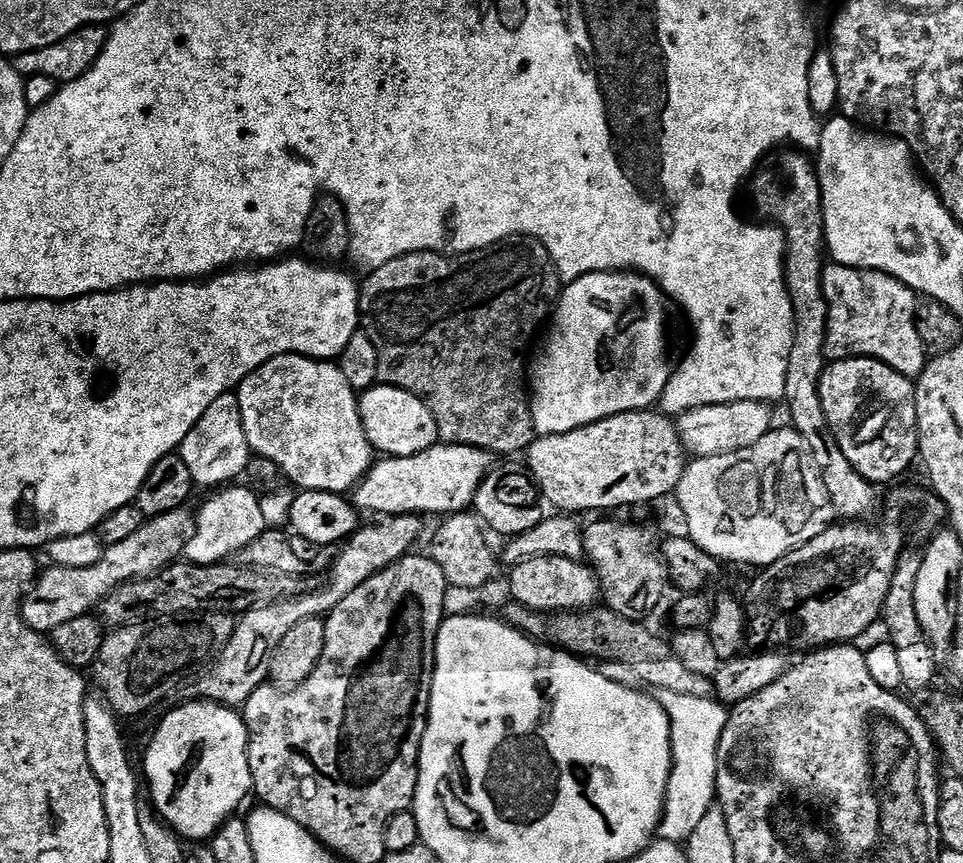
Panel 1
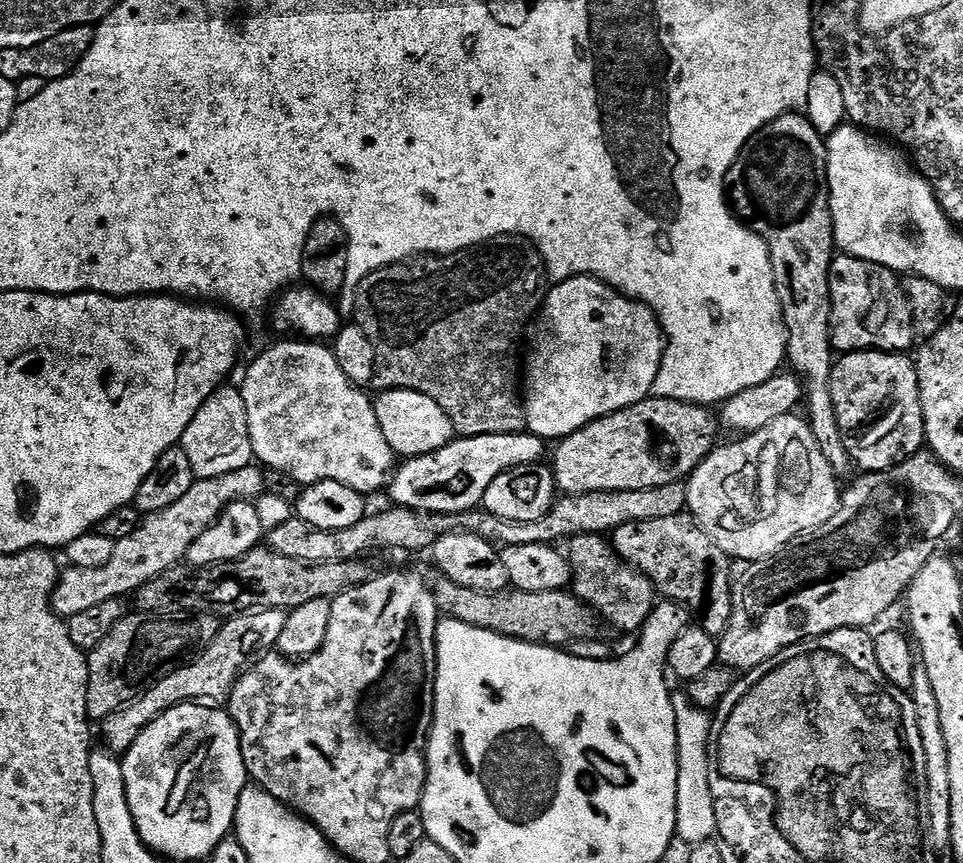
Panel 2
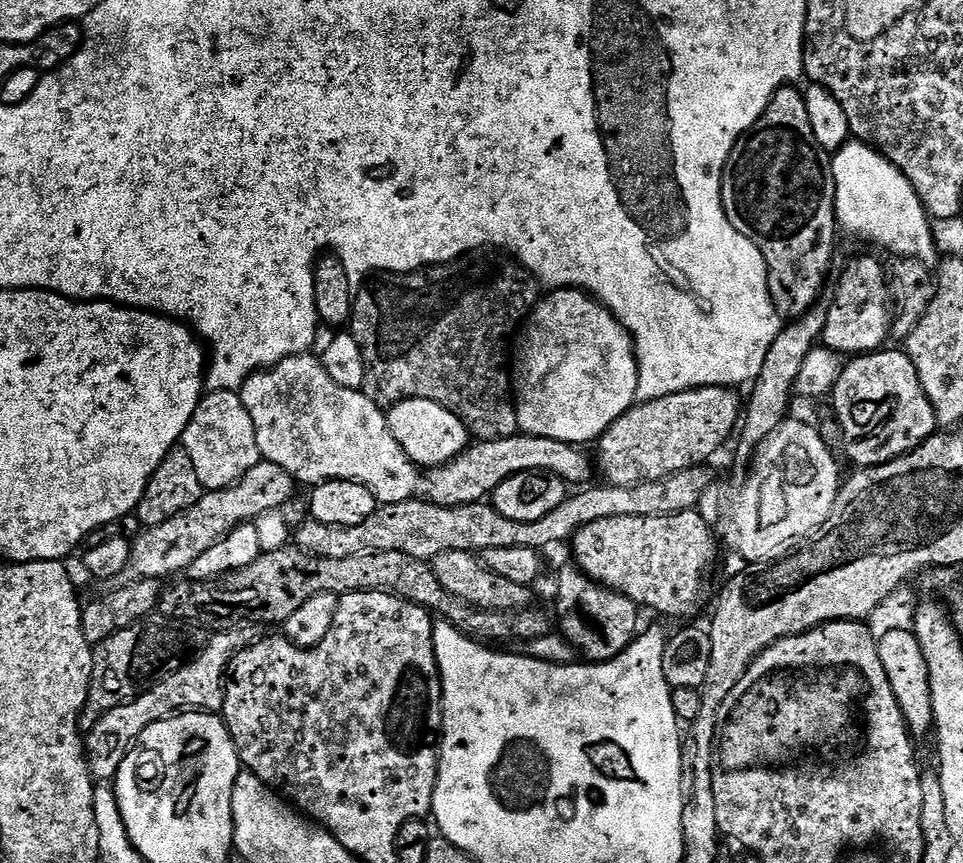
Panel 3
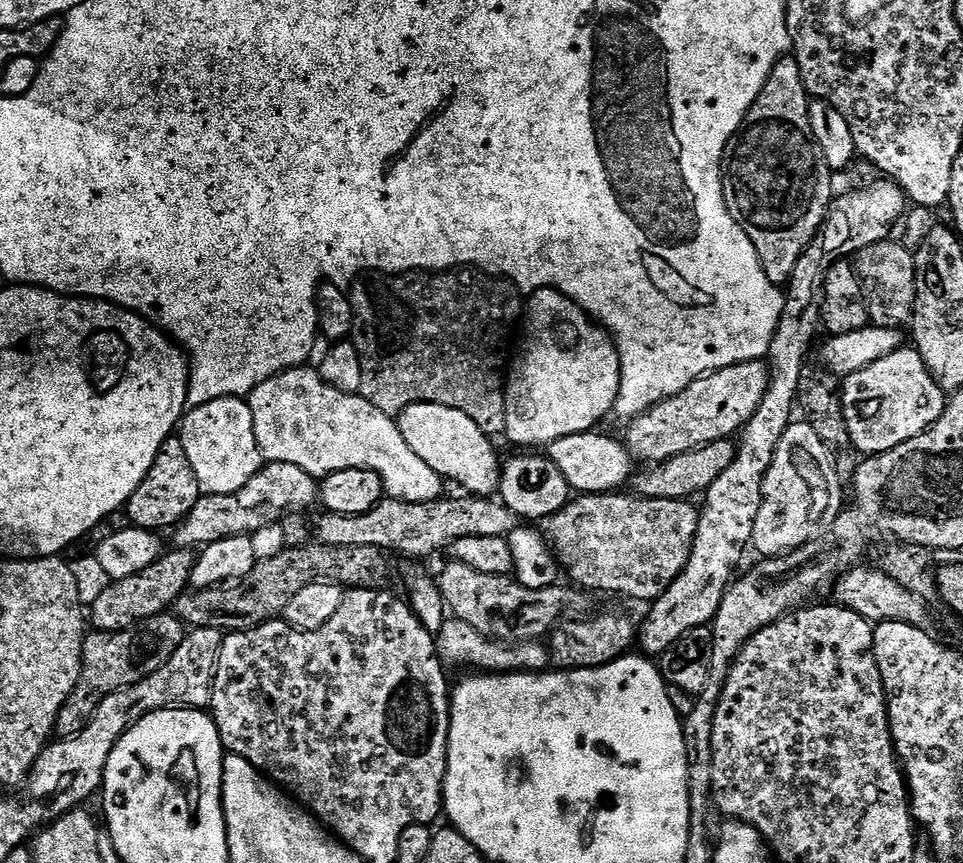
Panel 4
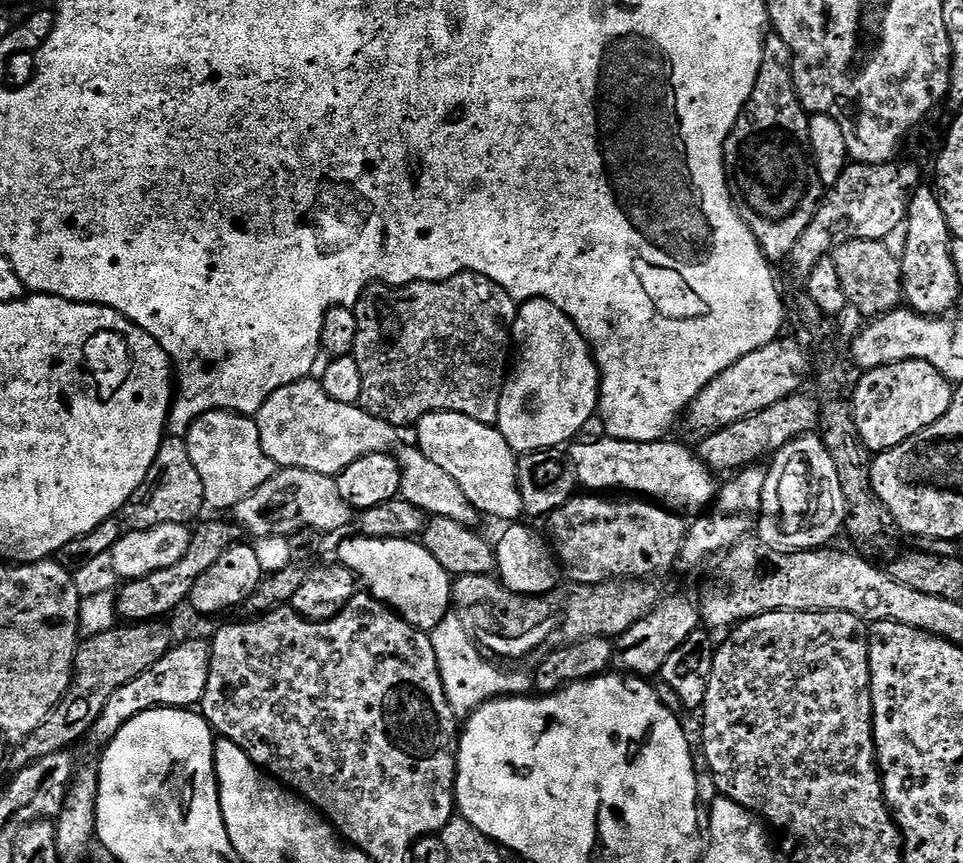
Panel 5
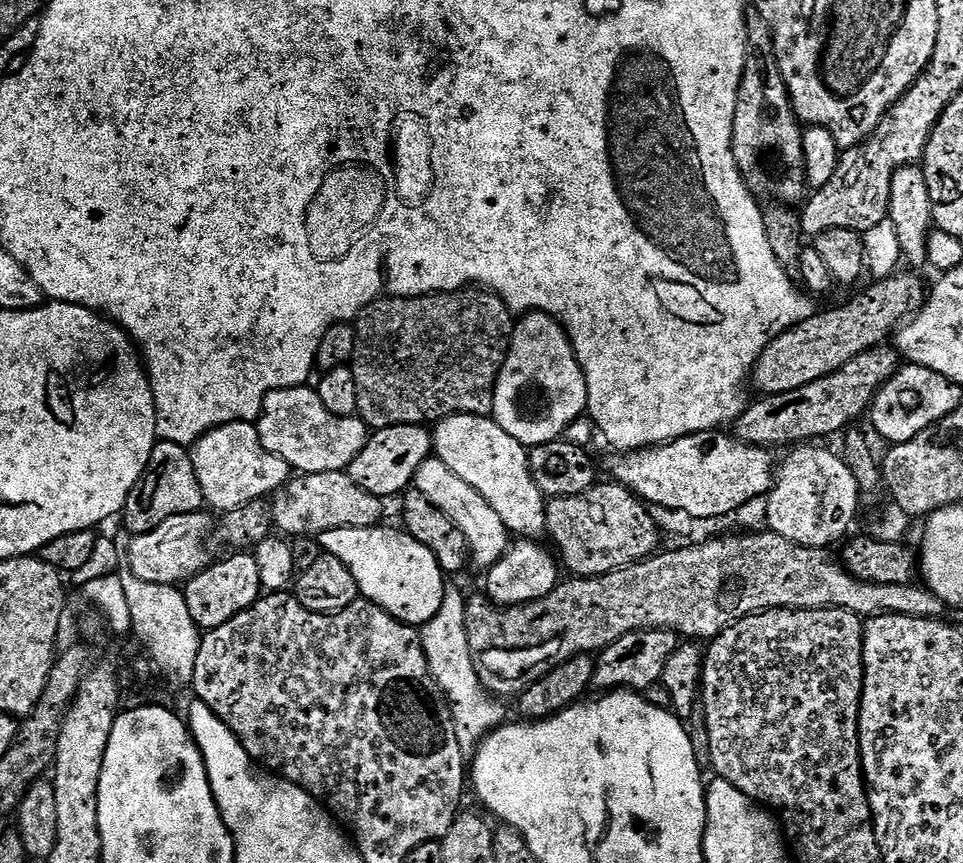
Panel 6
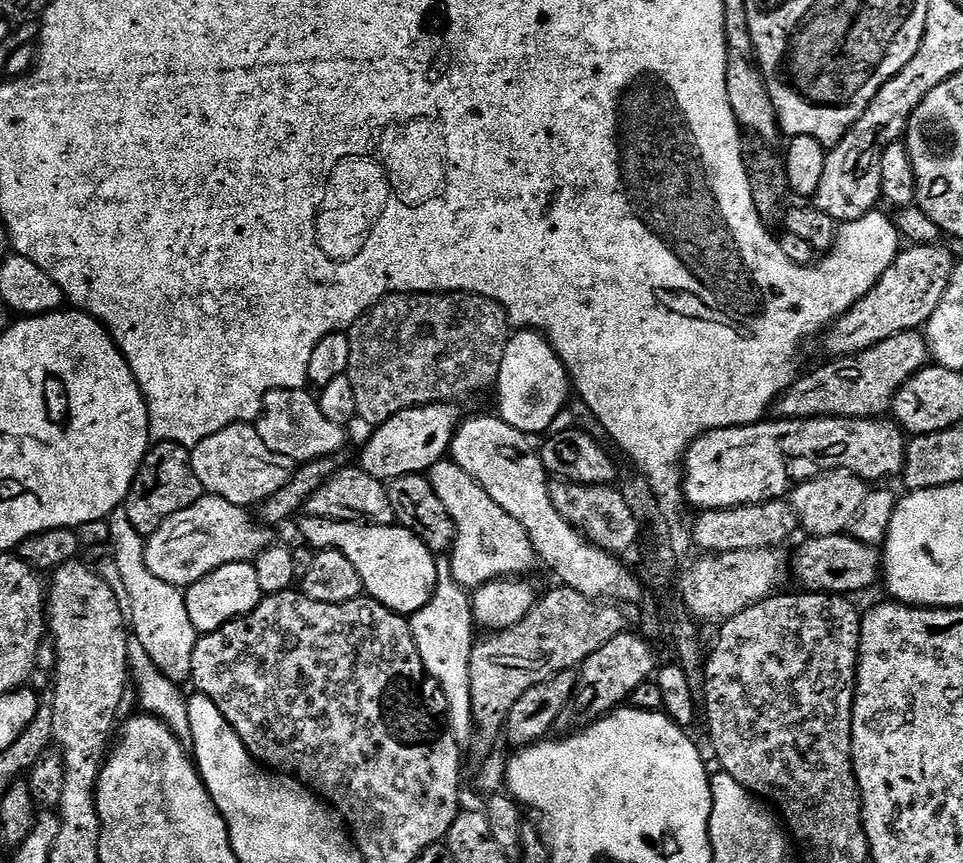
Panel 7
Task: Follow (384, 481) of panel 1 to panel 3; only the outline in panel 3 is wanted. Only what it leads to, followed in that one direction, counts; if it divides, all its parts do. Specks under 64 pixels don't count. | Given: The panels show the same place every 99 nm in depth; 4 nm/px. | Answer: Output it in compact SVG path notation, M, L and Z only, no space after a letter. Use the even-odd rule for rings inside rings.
M517 434L501 440L473 443L461 456L448 464L437 464L420 477L419 495L431 504L458 506L481 503L495 492L501 482L519 472L552 472L572 486L584 486L594 476L594 464L588 461L587 451L577 445L558 442L554 438ZM476 444L476 445L475 445ZM576 484L576 485L575 485ZM485 495L485 496L484 496Z

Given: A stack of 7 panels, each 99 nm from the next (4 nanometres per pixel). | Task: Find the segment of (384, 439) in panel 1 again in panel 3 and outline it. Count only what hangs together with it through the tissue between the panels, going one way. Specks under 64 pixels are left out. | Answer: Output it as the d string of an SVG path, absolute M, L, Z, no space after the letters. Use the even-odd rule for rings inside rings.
M403 400L387 409L388 425L398 438L398 446L417 466L425 469L435 468L437 464L448 464L461 456L469 447L470 433L468 427L450 410L438 406L438 402L429 400Z

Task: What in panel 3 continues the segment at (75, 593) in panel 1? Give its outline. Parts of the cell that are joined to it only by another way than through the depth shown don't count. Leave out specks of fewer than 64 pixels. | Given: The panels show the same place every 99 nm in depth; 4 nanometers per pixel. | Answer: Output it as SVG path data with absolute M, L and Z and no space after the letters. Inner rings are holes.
M261 459L237 484L228 488L205 491L199 502L190 506L182 514L170 518L153 528L144 528L131 543L132 555L126 569L129 581L160 580L164 576L172 576L175 572L183 573L210 546L214 546L221 538L228 536L239 524L259 521L275 510L283 509L291 496L297 491L297 481L282 466L271 464Z

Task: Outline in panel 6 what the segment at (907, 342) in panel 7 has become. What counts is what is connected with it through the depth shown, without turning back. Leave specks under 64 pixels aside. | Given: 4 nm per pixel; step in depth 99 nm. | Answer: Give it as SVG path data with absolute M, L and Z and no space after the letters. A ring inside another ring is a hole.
M877 346L866 350L834 370L834 374L810 382L810 386L798 386L798 390L786 390L786 394L761 395L756 398L760 400L753 399L748 409L734 421L734 435L741 444L775 450L816 442L819 436L832 436L835 432L843 433L851 420L871 409L878 390L901 364L895 347Z

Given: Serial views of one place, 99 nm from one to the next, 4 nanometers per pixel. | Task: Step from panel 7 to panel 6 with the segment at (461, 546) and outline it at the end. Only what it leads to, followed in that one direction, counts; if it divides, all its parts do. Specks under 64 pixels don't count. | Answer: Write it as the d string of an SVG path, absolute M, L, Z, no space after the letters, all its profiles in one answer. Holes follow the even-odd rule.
M435 458L424 460L416 475L414 488L415 491L426 494L426 498L430 498L430 502L434 502L434 506L438 506L442 514L452 519L453 526L462 534L466 534L473 565L477 564L481 570L487 570L493 568L504 557L504 553L510 547L508 527L504 525L502 518L498 518L497 512L489 506L486 498L482 498L482 494L478 494L474 486L462 482L462 478L458 478L458 474L454 474L454 470L446 466L446 462Z

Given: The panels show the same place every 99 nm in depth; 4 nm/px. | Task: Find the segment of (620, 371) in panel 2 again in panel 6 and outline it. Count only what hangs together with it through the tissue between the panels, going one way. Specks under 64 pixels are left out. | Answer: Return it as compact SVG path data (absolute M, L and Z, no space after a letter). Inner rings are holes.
M525 312L515 321L508 353L496 379L491 419L510 438L536 448L561 439L576 419L588 410L588 391L582 366L564 327L545 312Z

